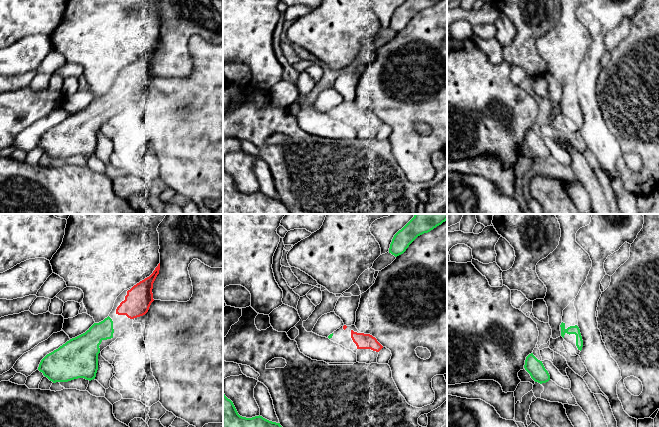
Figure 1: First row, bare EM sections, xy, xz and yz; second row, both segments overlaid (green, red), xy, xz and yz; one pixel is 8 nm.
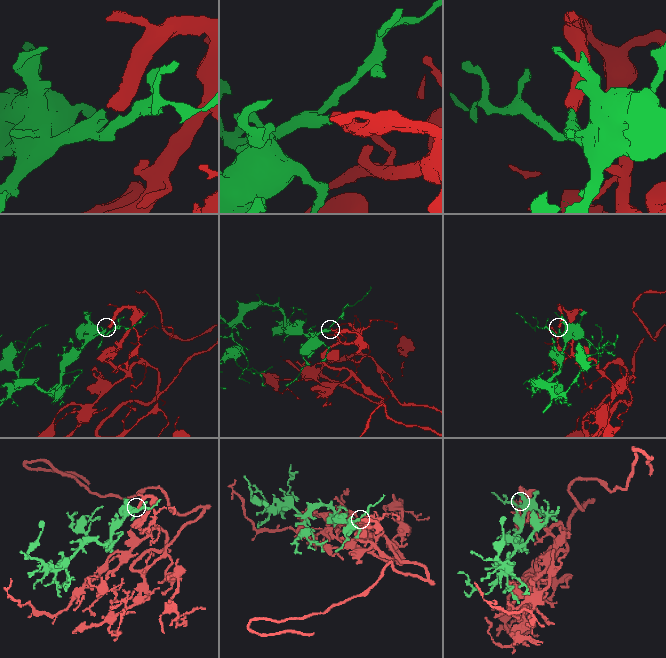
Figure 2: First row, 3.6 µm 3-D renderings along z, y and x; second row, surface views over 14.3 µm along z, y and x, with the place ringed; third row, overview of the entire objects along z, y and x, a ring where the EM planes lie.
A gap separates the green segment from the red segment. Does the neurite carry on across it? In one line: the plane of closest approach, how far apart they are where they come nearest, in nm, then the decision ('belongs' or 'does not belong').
xy | 60 nm | belongs

